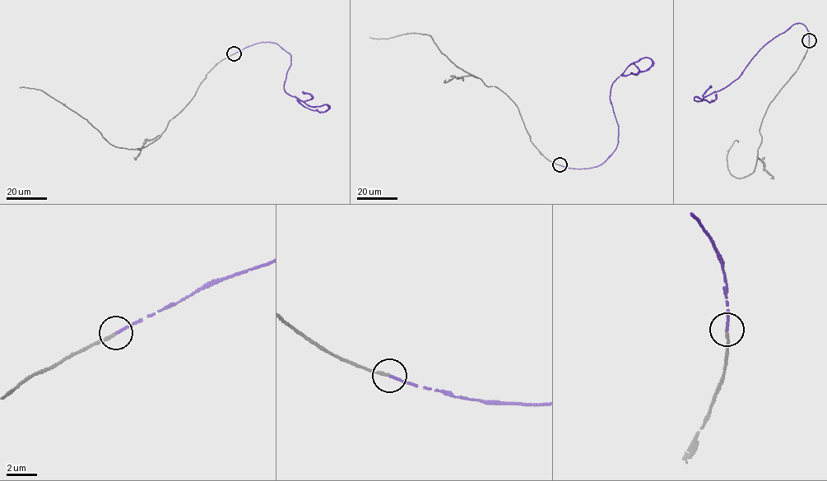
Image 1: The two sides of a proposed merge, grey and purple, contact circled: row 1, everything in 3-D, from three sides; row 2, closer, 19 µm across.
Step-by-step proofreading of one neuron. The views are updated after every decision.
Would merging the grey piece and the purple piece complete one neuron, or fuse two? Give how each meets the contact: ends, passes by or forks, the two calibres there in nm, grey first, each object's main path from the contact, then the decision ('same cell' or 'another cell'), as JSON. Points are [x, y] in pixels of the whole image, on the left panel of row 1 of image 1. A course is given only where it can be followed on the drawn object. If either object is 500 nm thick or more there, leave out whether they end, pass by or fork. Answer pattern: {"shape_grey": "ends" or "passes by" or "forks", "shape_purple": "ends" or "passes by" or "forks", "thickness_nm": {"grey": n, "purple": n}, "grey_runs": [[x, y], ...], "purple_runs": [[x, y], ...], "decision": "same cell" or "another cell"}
{"shape_grey": "ends", "shape_purple": "ends", "thickness_nm": {"grey": 170, "purple": 160}, "grey_runs": [[234, 53], [206, 74], [194, 96], [160, 137], [138, 149], [112, 145], [85, 119], [42, 90], [19, 87]], "purple_runs": [[234, 53], [262, 42], [276, 43], [291, 55], [284, 90], [307, 104], [328, 108], [310, 109], [296, 99]], "decision": "same cell"}

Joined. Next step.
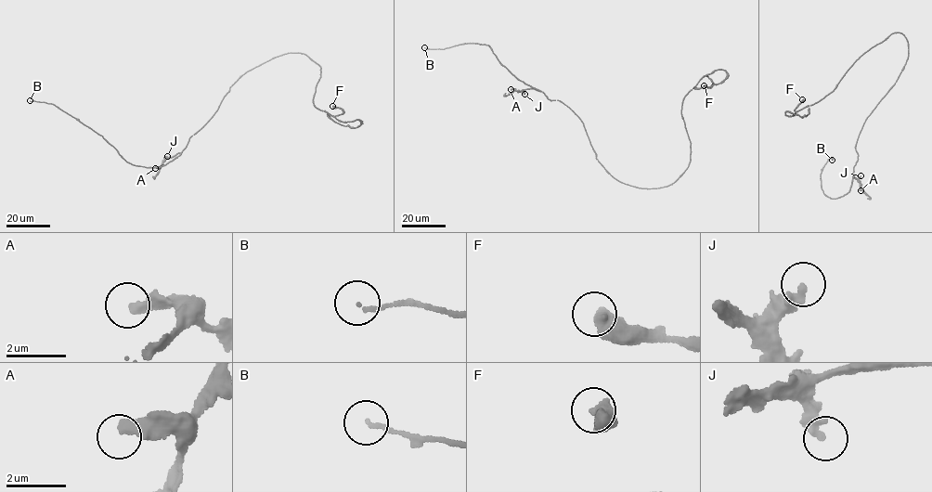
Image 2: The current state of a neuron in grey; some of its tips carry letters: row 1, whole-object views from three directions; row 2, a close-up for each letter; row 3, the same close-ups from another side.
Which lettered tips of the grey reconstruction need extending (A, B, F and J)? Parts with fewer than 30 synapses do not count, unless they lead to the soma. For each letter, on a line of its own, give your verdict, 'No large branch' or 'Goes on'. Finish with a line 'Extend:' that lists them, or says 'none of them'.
A: Goes on
B: No large branch
F: No large branch
J: No large branch
Extend: A

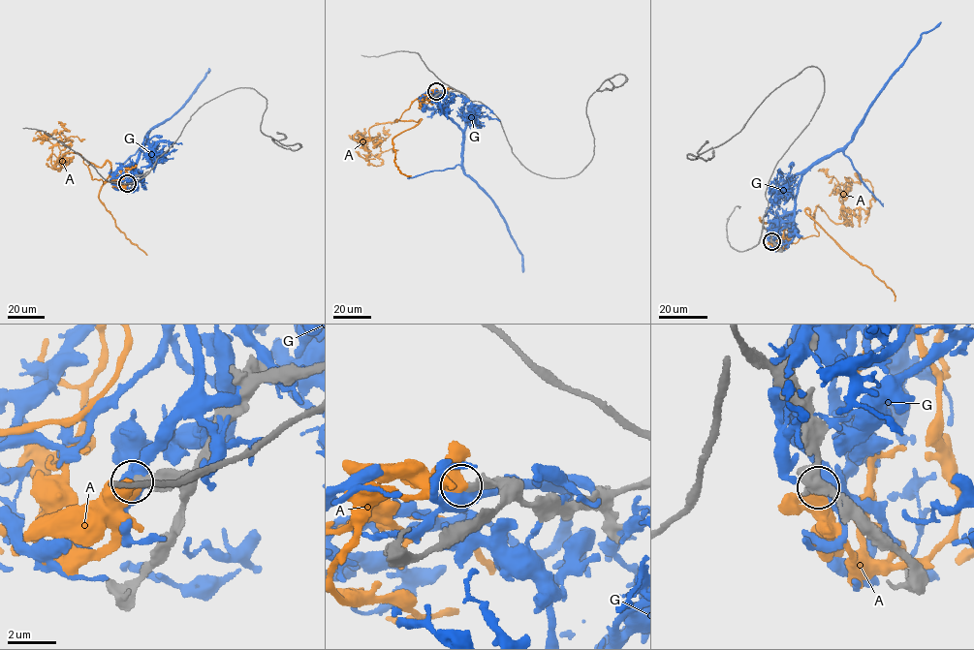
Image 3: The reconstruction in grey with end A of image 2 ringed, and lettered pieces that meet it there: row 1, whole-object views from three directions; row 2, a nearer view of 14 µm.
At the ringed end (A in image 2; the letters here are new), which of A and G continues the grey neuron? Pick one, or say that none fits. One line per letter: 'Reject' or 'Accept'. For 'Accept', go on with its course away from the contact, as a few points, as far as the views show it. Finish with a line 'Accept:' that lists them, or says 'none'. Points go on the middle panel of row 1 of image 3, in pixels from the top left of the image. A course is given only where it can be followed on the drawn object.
A: Reject
G: Reject
Accept: none

